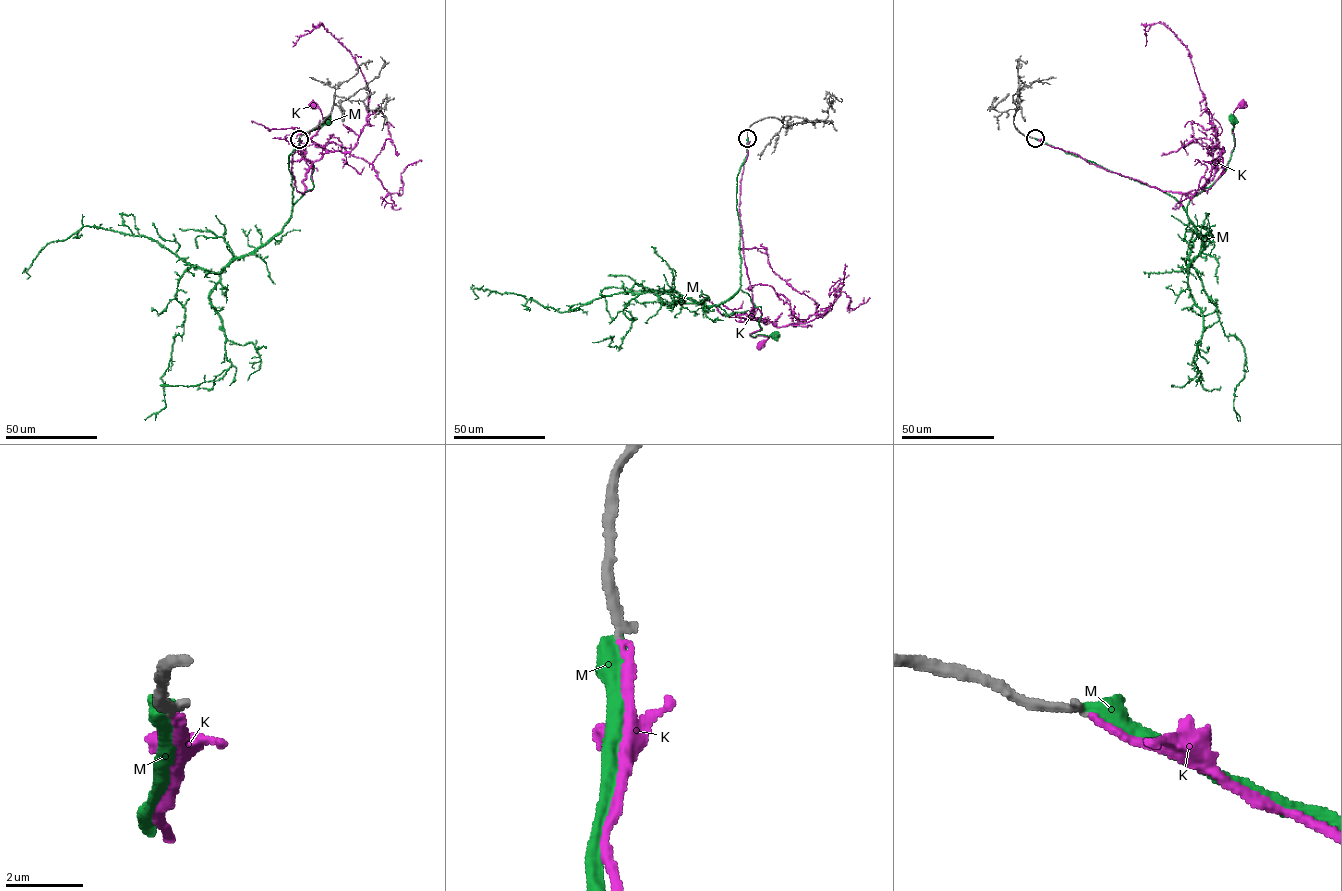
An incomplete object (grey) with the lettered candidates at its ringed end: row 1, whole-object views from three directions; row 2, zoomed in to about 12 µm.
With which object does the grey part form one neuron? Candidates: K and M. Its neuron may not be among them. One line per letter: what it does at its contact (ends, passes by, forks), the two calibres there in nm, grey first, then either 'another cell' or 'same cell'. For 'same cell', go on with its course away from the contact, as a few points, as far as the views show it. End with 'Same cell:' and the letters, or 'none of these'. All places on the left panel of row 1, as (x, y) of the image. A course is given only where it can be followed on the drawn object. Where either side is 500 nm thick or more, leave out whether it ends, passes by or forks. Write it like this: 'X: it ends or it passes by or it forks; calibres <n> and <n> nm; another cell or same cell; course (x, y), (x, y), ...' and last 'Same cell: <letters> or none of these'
K: it ends; calibres 240 and 180 nm; same cell; course (299, 139), (291, 170), (303, 193), (313, 181), (301, 150), (323, 121), (313, 105)
M: it passes by; calibres 260 and 360 nm; another cell
Same cell: K

